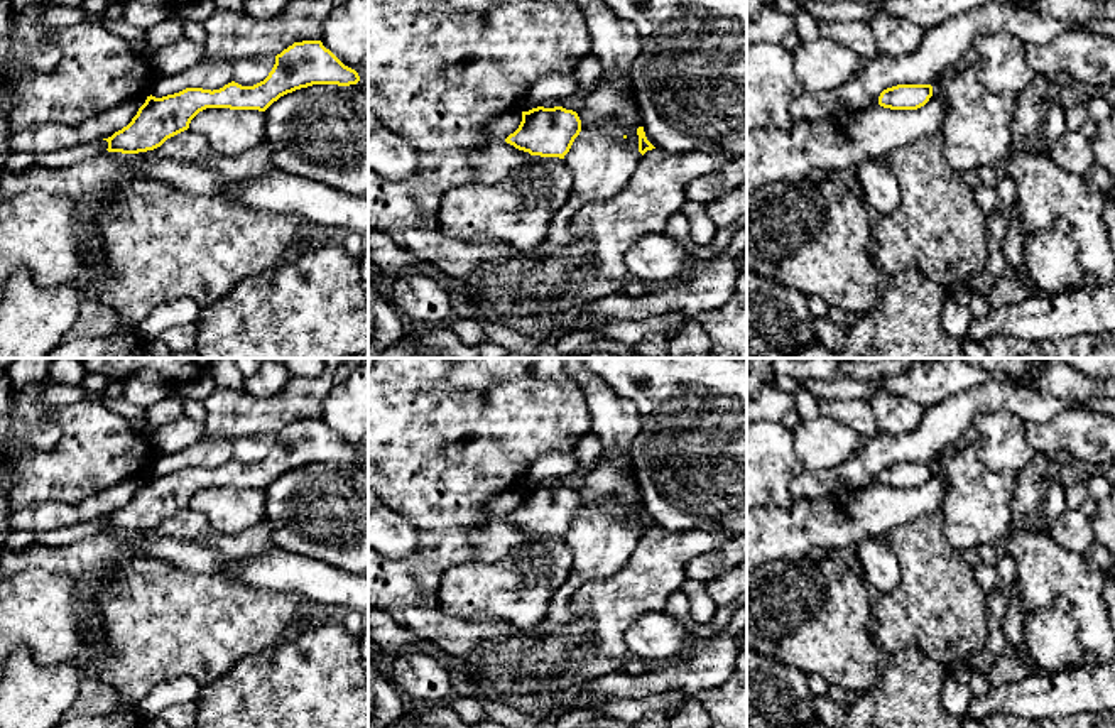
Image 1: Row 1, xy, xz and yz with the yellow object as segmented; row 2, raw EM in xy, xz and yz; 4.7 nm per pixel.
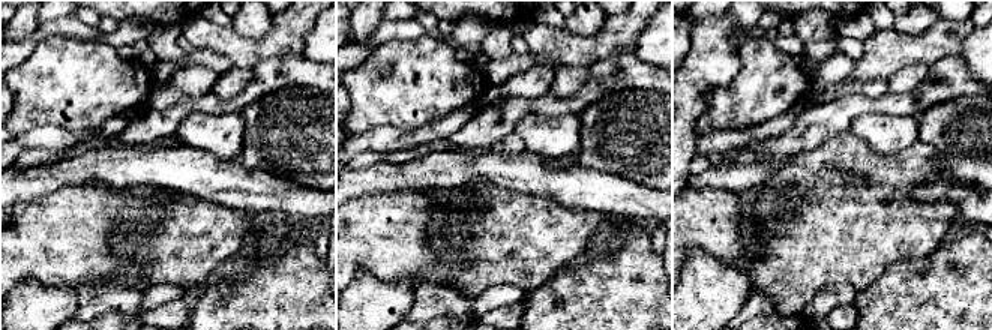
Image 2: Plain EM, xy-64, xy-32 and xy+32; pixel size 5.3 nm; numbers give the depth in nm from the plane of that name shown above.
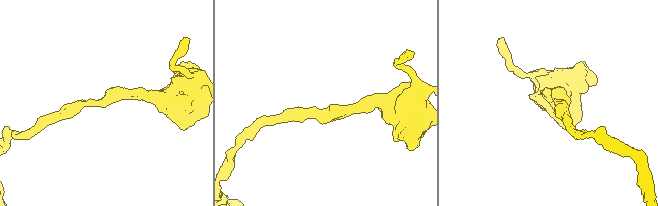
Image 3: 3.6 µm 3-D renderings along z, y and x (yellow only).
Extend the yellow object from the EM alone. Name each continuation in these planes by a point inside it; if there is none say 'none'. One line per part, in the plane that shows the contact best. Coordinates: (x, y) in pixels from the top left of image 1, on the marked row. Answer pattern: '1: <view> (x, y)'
none

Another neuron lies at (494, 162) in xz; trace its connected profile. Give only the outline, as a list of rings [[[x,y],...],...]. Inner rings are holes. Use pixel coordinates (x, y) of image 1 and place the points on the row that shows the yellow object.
[[[493,140],[487,147],[473,152],[470,166],[475,174],[475,182],[500,182],[530,157],[529,152],[515,149],[505,140]]]

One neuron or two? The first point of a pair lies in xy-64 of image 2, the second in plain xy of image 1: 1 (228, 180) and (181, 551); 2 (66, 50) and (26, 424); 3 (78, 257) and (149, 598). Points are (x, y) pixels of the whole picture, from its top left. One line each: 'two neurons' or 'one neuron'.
1: one neuron
2: two neurons
3: two neurons

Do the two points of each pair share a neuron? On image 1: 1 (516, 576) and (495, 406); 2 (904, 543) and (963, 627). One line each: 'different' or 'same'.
1: different
2: same

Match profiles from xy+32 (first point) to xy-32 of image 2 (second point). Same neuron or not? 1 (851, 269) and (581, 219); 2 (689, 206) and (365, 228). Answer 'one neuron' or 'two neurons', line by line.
1: one neuron
2: one neuron

